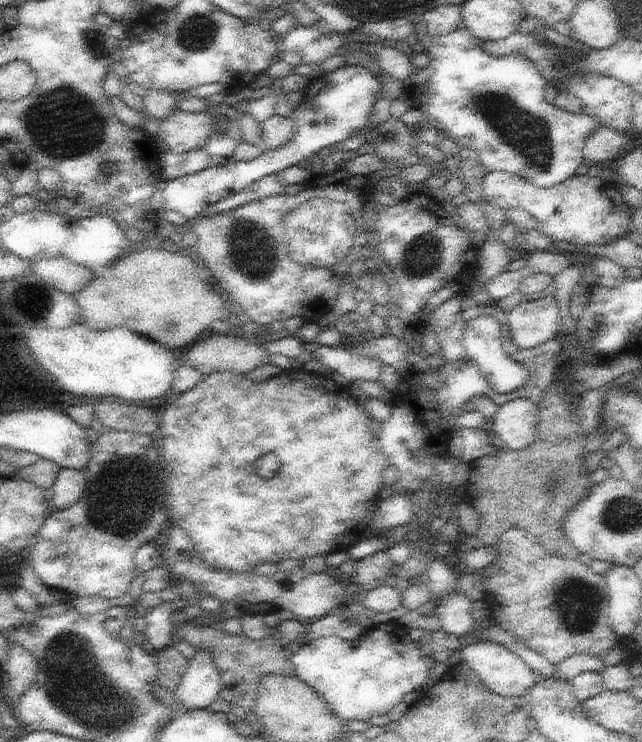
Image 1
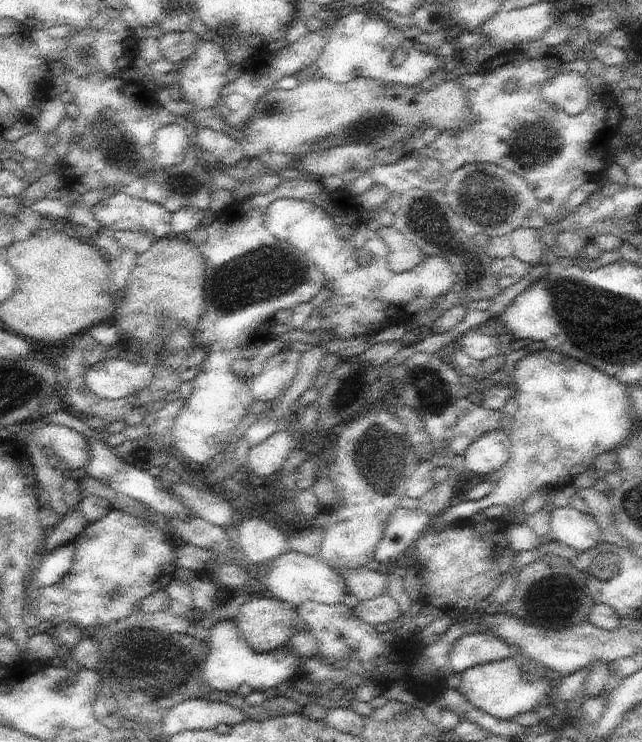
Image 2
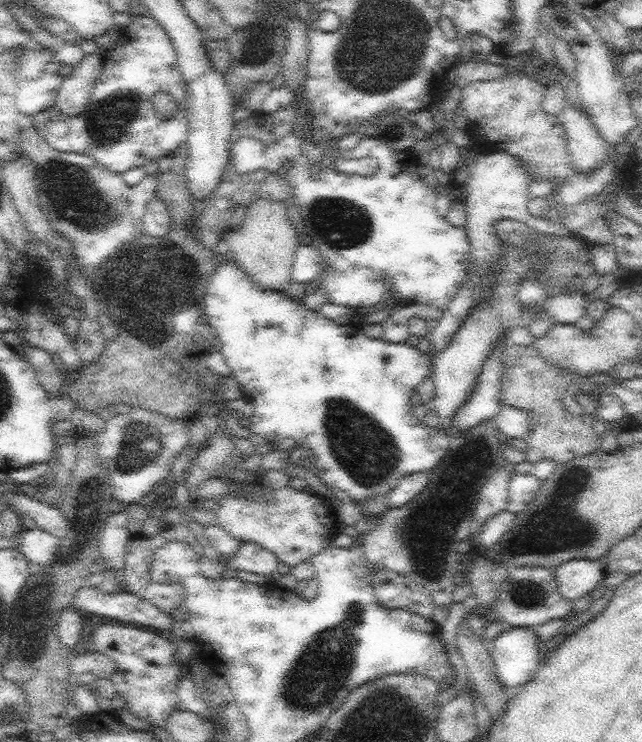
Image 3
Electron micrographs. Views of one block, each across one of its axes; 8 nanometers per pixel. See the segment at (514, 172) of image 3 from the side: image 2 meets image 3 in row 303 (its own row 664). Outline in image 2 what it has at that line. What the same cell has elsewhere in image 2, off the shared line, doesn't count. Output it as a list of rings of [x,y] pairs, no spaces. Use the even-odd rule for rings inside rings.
[[[470,633],[456,640],[450,650],[450,666],[453,672],[466,672],[478,664],[513,657],[515,648],[490,633]]]

